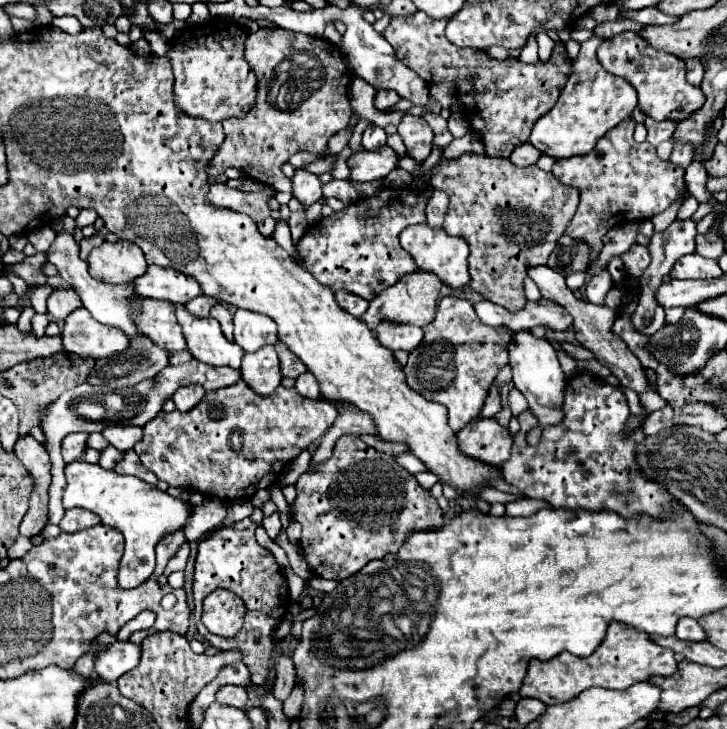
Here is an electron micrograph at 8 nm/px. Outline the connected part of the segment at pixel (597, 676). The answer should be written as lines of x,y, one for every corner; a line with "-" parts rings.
610,624
608,634
604,642
598,646
598,650
586,658
578,658
570,652
564,652
558,658
552,658
548,662
542,660
530,660
524,684
520,688
522,698
536,698
544,704
558,704
558,702
570,702
574,700
582,690
588,690
592,686
612,688
612,690
626,690
628,686
648,680
654,674
670,676
678,670
678,662
674,660
674,652
668,648
658,646
652,642
652,638
636,628

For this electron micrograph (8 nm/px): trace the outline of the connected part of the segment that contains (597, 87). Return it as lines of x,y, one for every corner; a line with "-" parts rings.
598,36
582,42
580,54
572,62
572,72
556,106
532,128
530,144
542,150
542,154
548,154
556,160
588,154
608,130
630,118
632,110
638,104
638,94
634,94
634,88
630,84
622,82
622,78
614,78
614,74
606,74
606,70
598,66
598,42
602,42

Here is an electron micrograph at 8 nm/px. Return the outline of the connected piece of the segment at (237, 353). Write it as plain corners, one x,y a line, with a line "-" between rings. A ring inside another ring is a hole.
176,306
176,314
184,330
188,350
196,360
212,366
230,366
234,370
240,368
244,350
236,342
226,340
214,318
194,318
184,310
184,306

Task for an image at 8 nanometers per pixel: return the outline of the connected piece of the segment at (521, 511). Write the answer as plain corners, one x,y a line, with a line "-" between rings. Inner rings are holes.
522,498
516,502
506,504
506,514
508,516
530,516
538,512
540,508
548,508
546,500
532,500
532,498

